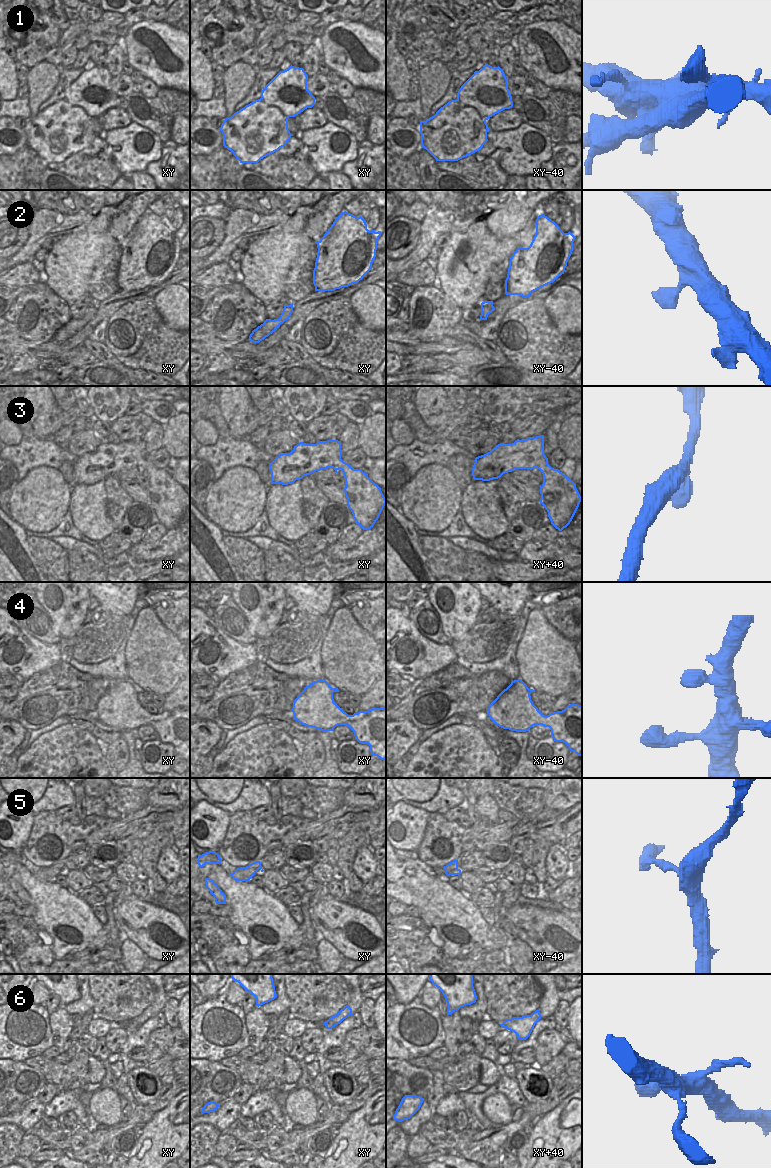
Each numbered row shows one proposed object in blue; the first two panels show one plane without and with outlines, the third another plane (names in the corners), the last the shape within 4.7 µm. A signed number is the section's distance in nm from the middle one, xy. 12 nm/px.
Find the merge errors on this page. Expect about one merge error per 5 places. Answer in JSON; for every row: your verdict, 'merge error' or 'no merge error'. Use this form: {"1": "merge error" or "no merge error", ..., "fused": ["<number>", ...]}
{"1": "merge error", "2": "no merge error", "3": "no merge error", "4": "no merge error", "5": "no merge error", "6": "no merge error", "fused": ["1"]}

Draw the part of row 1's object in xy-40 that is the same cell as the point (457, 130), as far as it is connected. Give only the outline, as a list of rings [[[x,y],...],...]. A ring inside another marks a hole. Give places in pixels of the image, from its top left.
[[[451,100],[434,116],[420,121],[421,147],[436,161],[458,161],[479,151],[489,131],[476,108]]]

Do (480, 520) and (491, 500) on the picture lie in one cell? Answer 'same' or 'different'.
same

